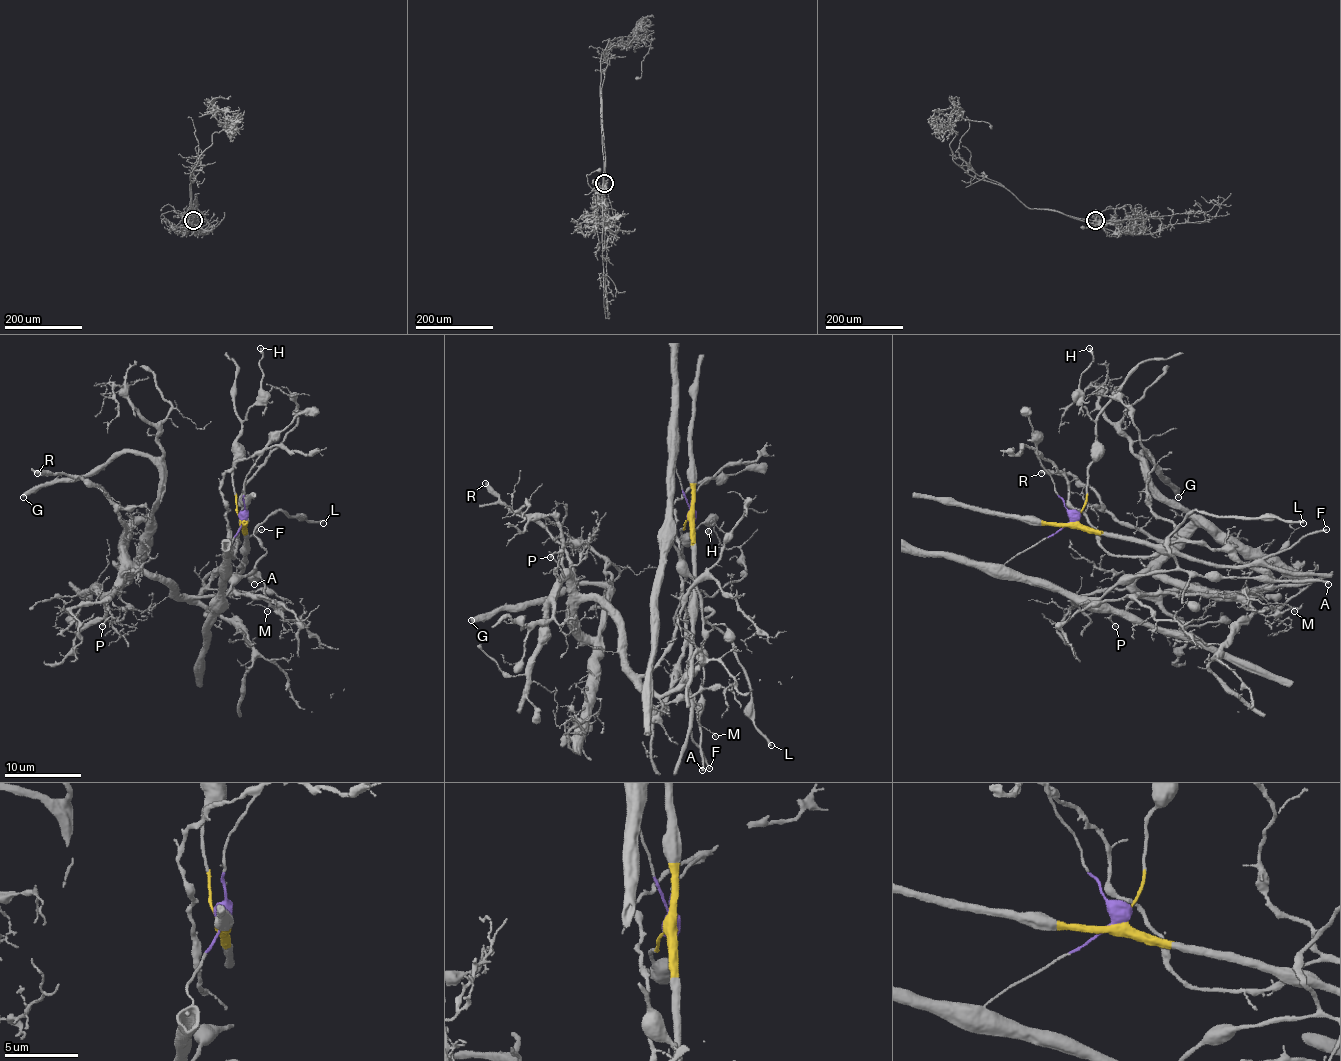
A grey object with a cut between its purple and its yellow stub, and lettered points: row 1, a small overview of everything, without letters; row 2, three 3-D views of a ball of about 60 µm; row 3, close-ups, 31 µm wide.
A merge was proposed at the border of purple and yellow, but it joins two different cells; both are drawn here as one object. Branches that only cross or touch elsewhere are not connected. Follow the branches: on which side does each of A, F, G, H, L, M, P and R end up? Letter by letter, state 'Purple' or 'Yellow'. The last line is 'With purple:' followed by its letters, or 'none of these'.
A: Purple
F: Yellow
G: Yellow
H: Yellow
L: Purple
M: Yellow
P: Yellow
R: Yellow
With purple: A, L

